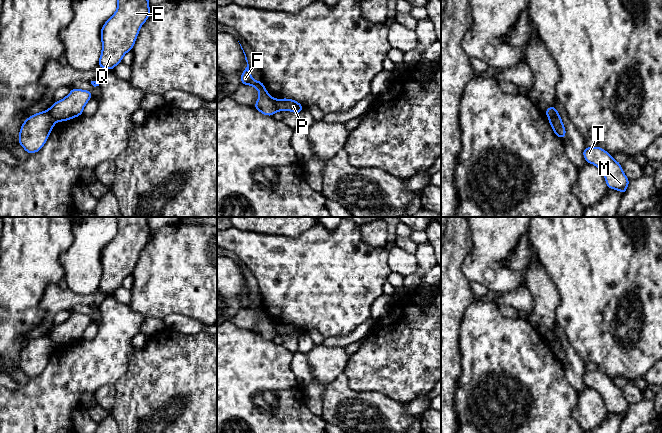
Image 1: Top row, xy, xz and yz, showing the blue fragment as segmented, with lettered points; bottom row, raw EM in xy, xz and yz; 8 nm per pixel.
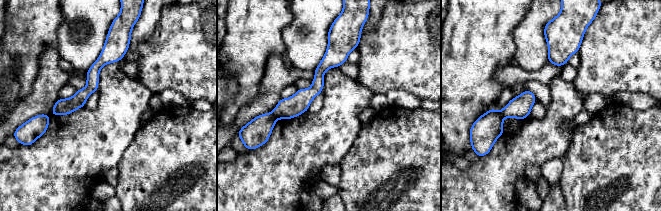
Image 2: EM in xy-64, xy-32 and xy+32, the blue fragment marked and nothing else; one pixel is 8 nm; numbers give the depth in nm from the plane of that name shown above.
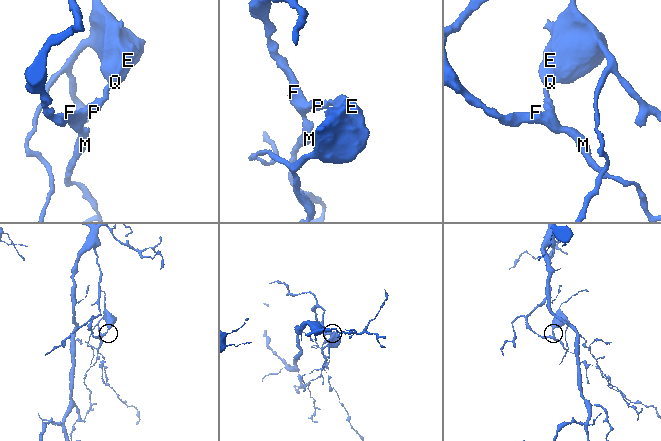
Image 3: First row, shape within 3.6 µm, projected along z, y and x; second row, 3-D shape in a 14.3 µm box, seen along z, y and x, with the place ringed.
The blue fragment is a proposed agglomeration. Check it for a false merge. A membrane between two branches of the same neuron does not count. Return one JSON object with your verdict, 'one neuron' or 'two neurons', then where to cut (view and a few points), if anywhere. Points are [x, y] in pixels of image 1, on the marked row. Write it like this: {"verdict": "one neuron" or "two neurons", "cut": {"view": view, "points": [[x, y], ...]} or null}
{"verdict": "two neurons", "cut": {"view": "xy", "points": [[47, 110], [56, 120]]}}

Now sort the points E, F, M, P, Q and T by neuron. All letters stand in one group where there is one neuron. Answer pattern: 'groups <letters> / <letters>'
groups E P Q / F M T

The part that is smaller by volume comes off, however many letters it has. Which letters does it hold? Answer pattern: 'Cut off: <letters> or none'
Cut off: E, P, Q

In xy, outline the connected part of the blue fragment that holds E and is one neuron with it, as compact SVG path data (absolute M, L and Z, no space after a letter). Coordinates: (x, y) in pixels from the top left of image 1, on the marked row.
M117 0L116 12L105 22L101 28L102 51L98 67L113 70L122 62L123 56L133 49L141 26L150 16L148 0Z

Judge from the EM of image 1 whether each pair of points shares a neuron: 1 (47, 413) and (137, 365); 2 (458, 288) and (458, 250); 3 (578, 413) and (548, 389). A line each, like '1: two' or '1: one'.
1: two
2: one
3: two

